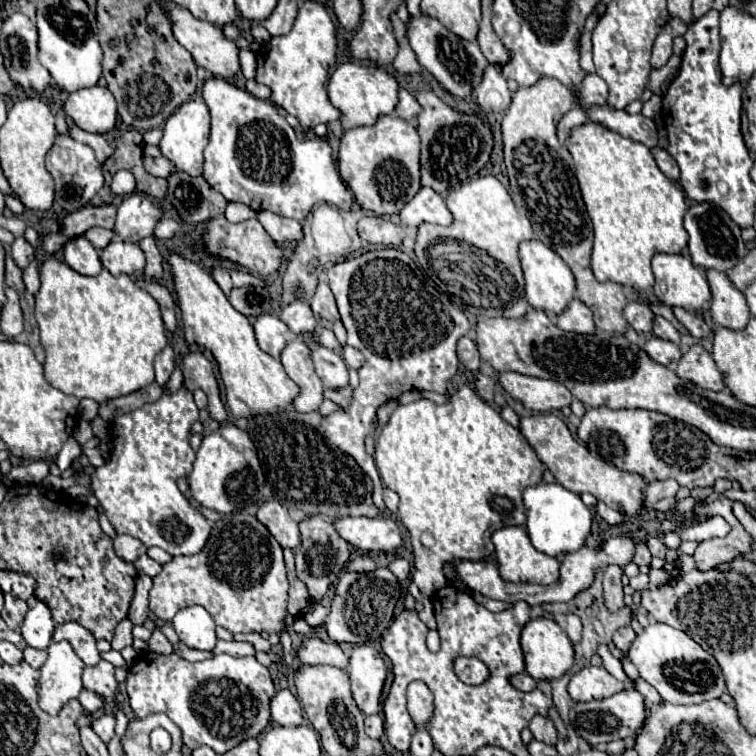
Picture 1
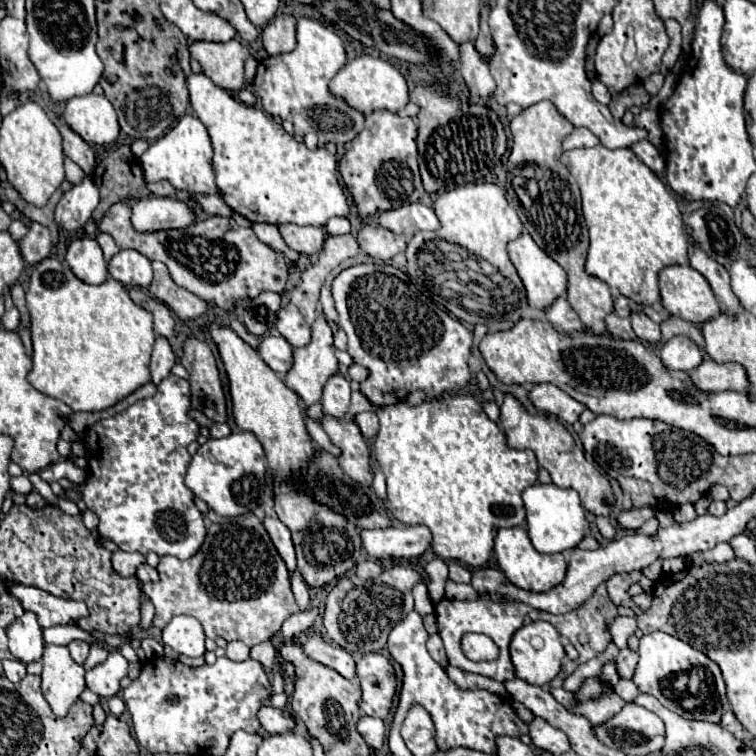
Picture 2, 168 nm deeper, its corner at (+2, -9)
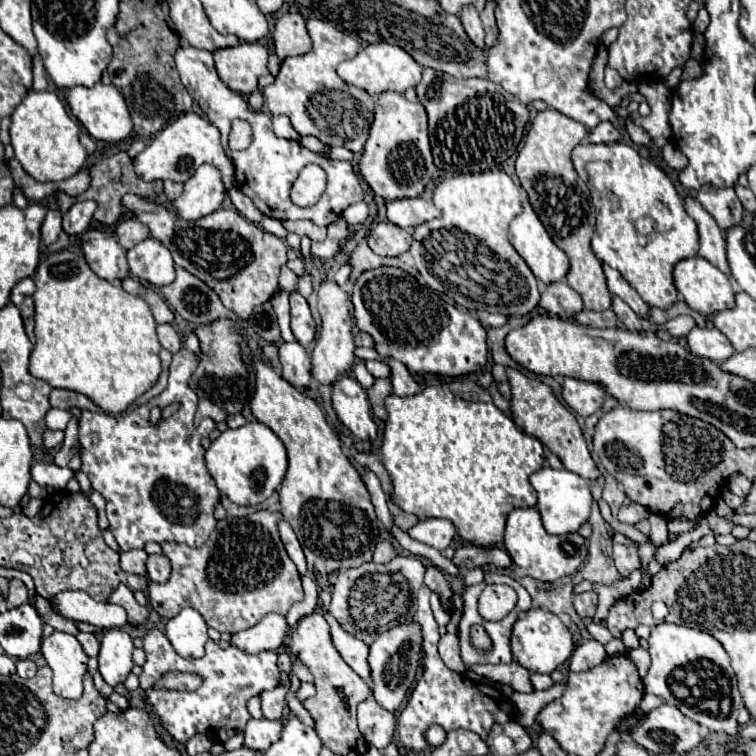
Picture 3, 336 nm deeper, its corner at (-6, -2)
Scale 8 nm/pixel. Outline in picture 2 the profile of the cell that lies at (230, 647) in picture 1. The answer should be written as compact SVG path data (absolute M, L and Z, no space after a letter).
M269 639L269 641L263 641L263 643L255 645L255 647L251 649L251 657L257 659L263 667L273 669L277 661L277 649L273 647L273 643L271 643L271 639Z

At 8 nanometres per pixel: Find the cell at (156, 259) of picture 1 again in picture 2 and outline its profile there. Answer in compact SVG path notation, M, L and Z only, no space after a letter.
M153 261L153 271L155 279L149 285L149 295L165 303L181 321L197 319L207 311L207 303L201 297L179 287L161 261Z

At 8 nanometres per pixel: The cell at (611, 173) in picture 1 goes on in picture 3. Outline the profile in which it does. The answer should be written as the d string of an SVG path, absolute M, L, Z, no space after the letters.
M581 142L573 148L571 154L575 172L587 182L591 190L591 202L597 210L597 226L591 240L593 254L607 262L611 268L619 270L621 276L641 294L641 298L649 306L669 308L677 302L677 288L673 284L673 266L679 260L697 256L699 240L697 240L697 226L695 220L685 212L683 198L679 196L671 178L655 166L651 160L643 158L635 148L625 142L615 144L589 144Z

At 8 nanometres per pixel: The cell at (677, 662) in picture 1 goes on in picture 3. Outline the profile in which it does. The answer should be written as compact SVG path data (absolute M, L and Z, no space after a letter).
M669 622L653 626L647 642L651 666L643 678L645 692L665 698L667 704L677 706L687 718L713 732L737 734L737 714L743 700L723 646L703 630L675 626Z

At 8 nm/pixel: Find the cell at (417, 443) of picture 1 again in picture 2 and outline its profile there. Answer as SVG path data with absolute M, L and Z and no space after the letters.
M441 395L435 399L427 399L421 405L405 405L405 403L395 403L395 405L387 405L387 407L375 407L375 413L379 417L379 433L374 439L371 453L374 453L377 465L381 467L381 471L385 473L387 479L387 507L391 511L391 515L397 521L403 521L407 525L425 525L431 529L433 533L433 553L445 561L459 561L463 565L469 567L481 567L489 561L491 553L493 553L493 539L499 527L515 527L515 525L523 525L525 523L525 507L521 501L521 493L525 487L533 485L537 481L537 459L535 453L531 449L511 449L505 441L505 435L501 431L501 427L497 423L493 423L485 411L481 409L479 401L475 401L469 395Z

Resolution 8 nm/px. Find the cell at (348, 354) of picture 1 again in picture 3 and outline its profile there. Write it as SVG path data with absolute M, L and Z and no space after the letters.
M367 360L367 370L375 376L375 378L389 378L391 376L391 368L385 362L379 360Z

